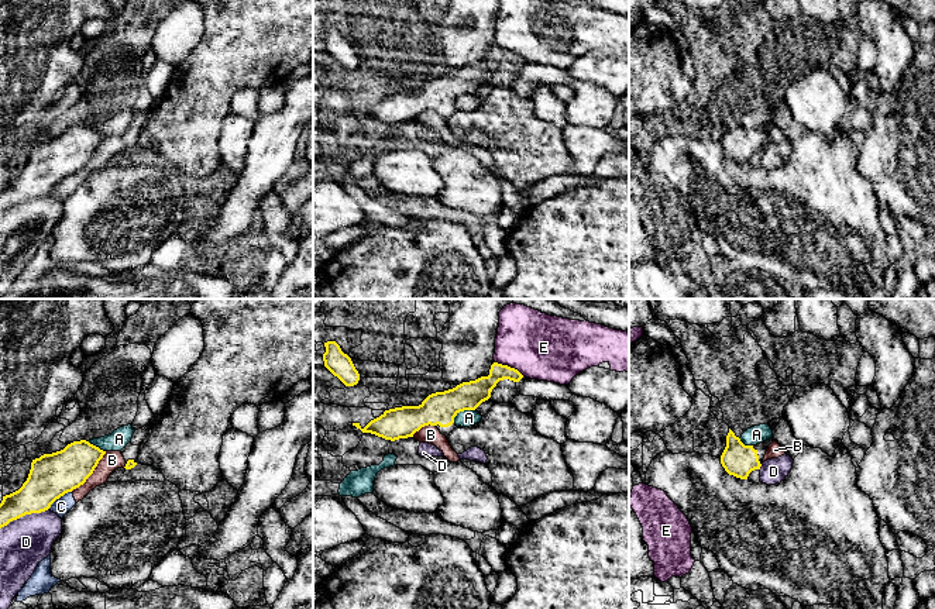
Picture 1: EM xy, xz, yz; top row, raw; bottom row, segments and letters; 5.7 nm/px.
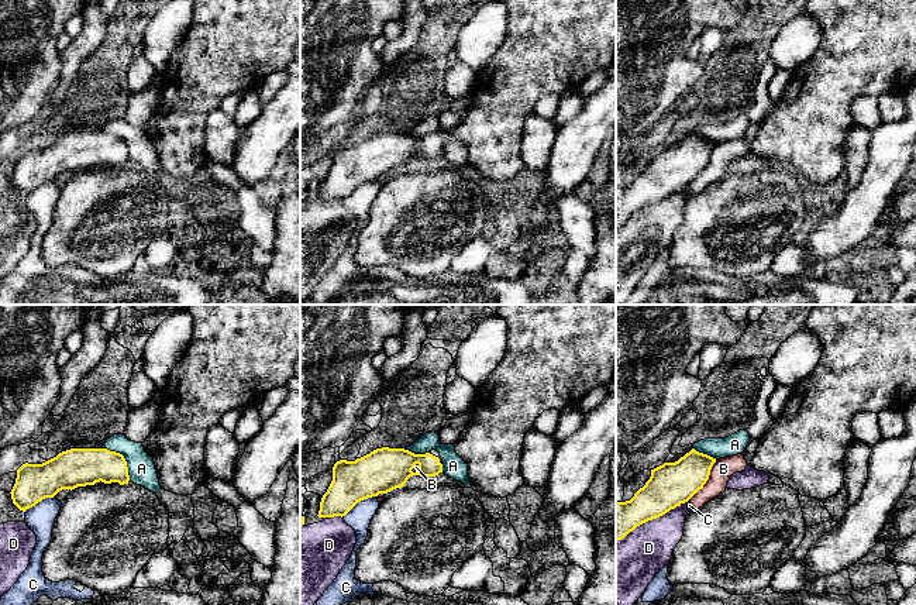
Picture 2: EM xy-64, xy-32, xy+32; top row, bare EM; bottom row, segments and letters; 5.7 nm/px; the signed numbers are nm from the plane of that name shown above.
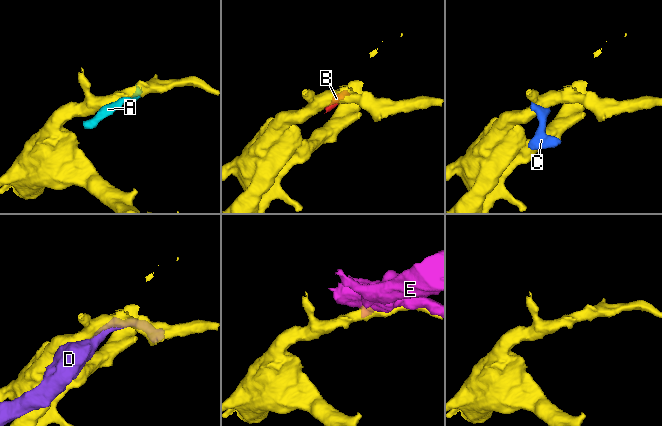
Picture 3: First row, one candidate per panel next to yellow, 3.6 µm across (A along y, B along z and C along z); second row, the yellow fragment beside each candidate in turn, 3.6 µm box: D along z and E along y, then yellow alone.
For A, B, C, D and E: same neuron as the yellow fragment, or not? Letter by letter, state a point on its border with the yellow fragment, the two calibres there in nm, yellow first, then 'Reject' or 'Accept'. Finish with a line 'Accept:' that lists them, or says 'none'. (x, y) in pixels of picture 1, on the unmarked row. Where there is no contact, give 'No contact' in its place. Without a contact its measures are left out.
A: Touches yellow at xz (461, 95). Thickness 190 nm (yellow) against 100 nm. Reject
B: Touches yellow at xy (92, 157). Thickness 260 nm (yellow) against 110 nm. Reject
C: Touches yellow at xy (58, 182). Thickness 260 nm (yellow) against 100 nm. Reject
D: Touches yellow at xy (23, 199). Thickness 240 nm (yellow) against 280 nm. Reject
E: Touches yellow at xz (509, 51). Thickness 140 nm (yellow) against 360 nm. Reject
Accept: none

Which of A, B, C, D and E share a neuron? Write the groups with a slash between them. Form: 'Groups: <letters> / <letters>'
Groups: A E / B C / D

